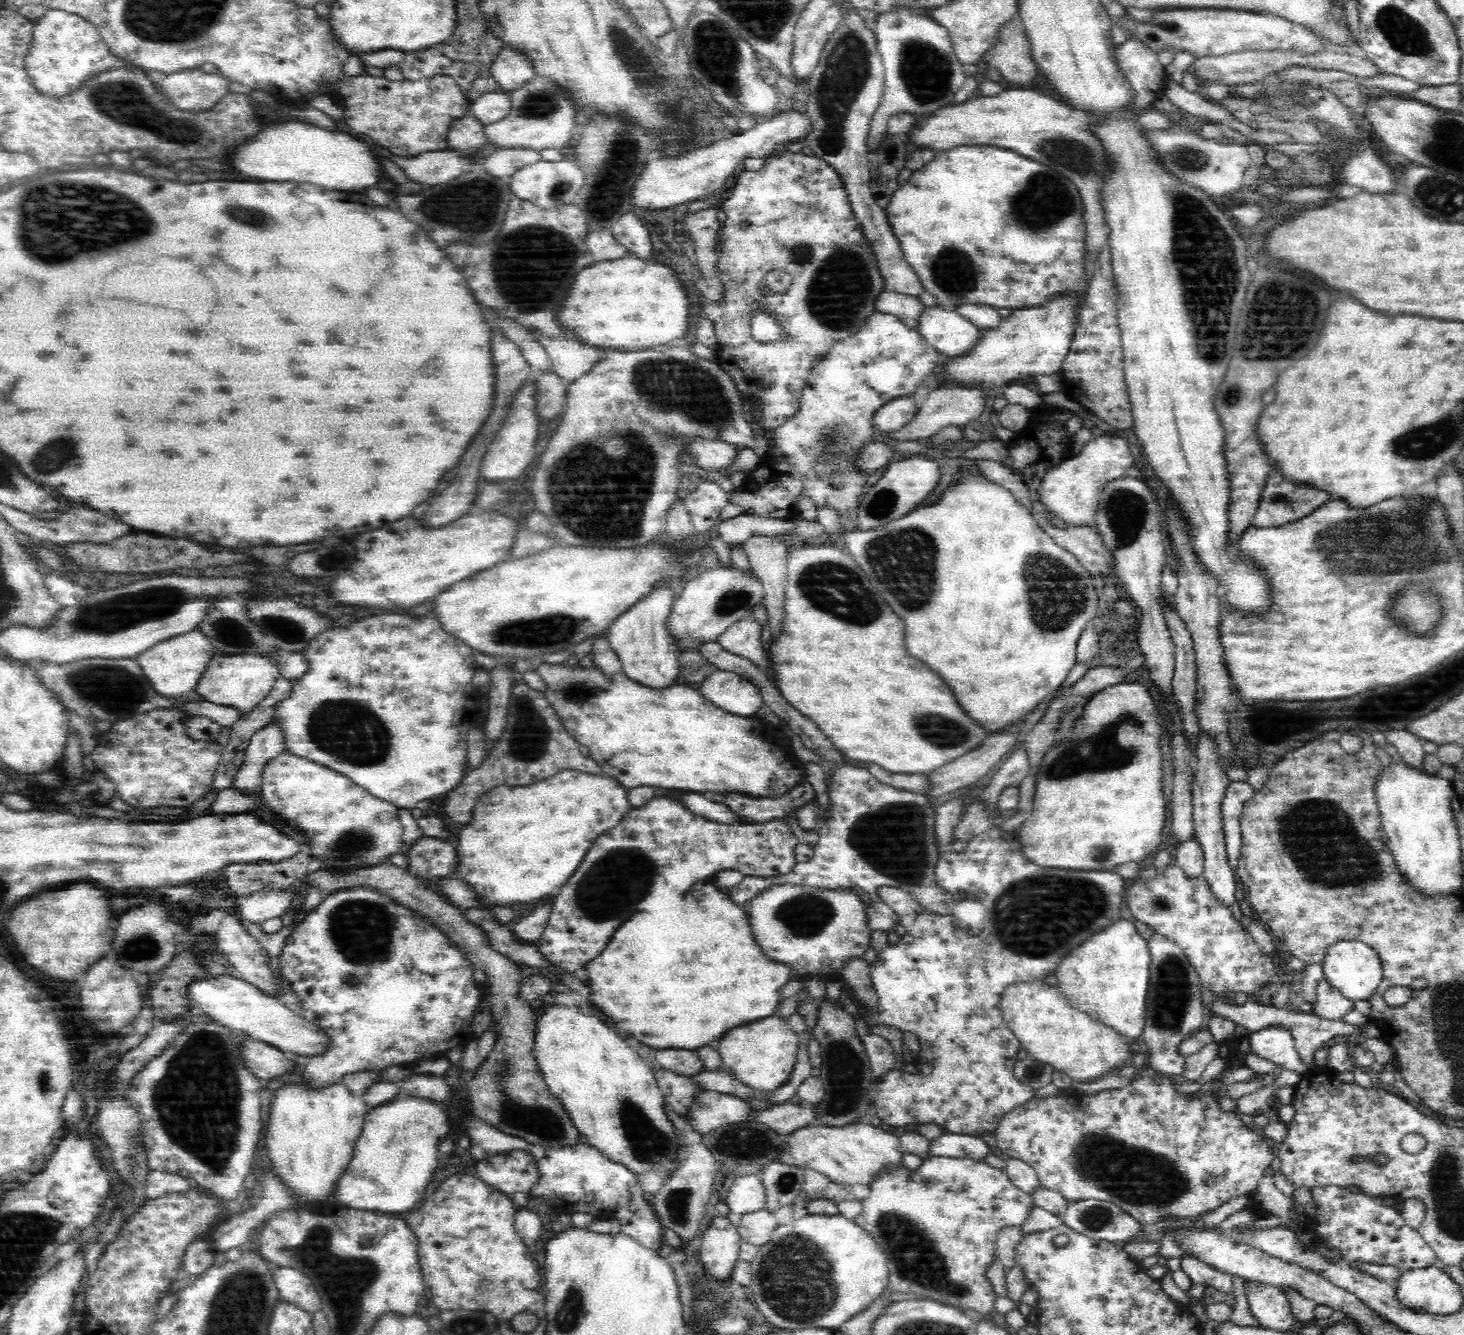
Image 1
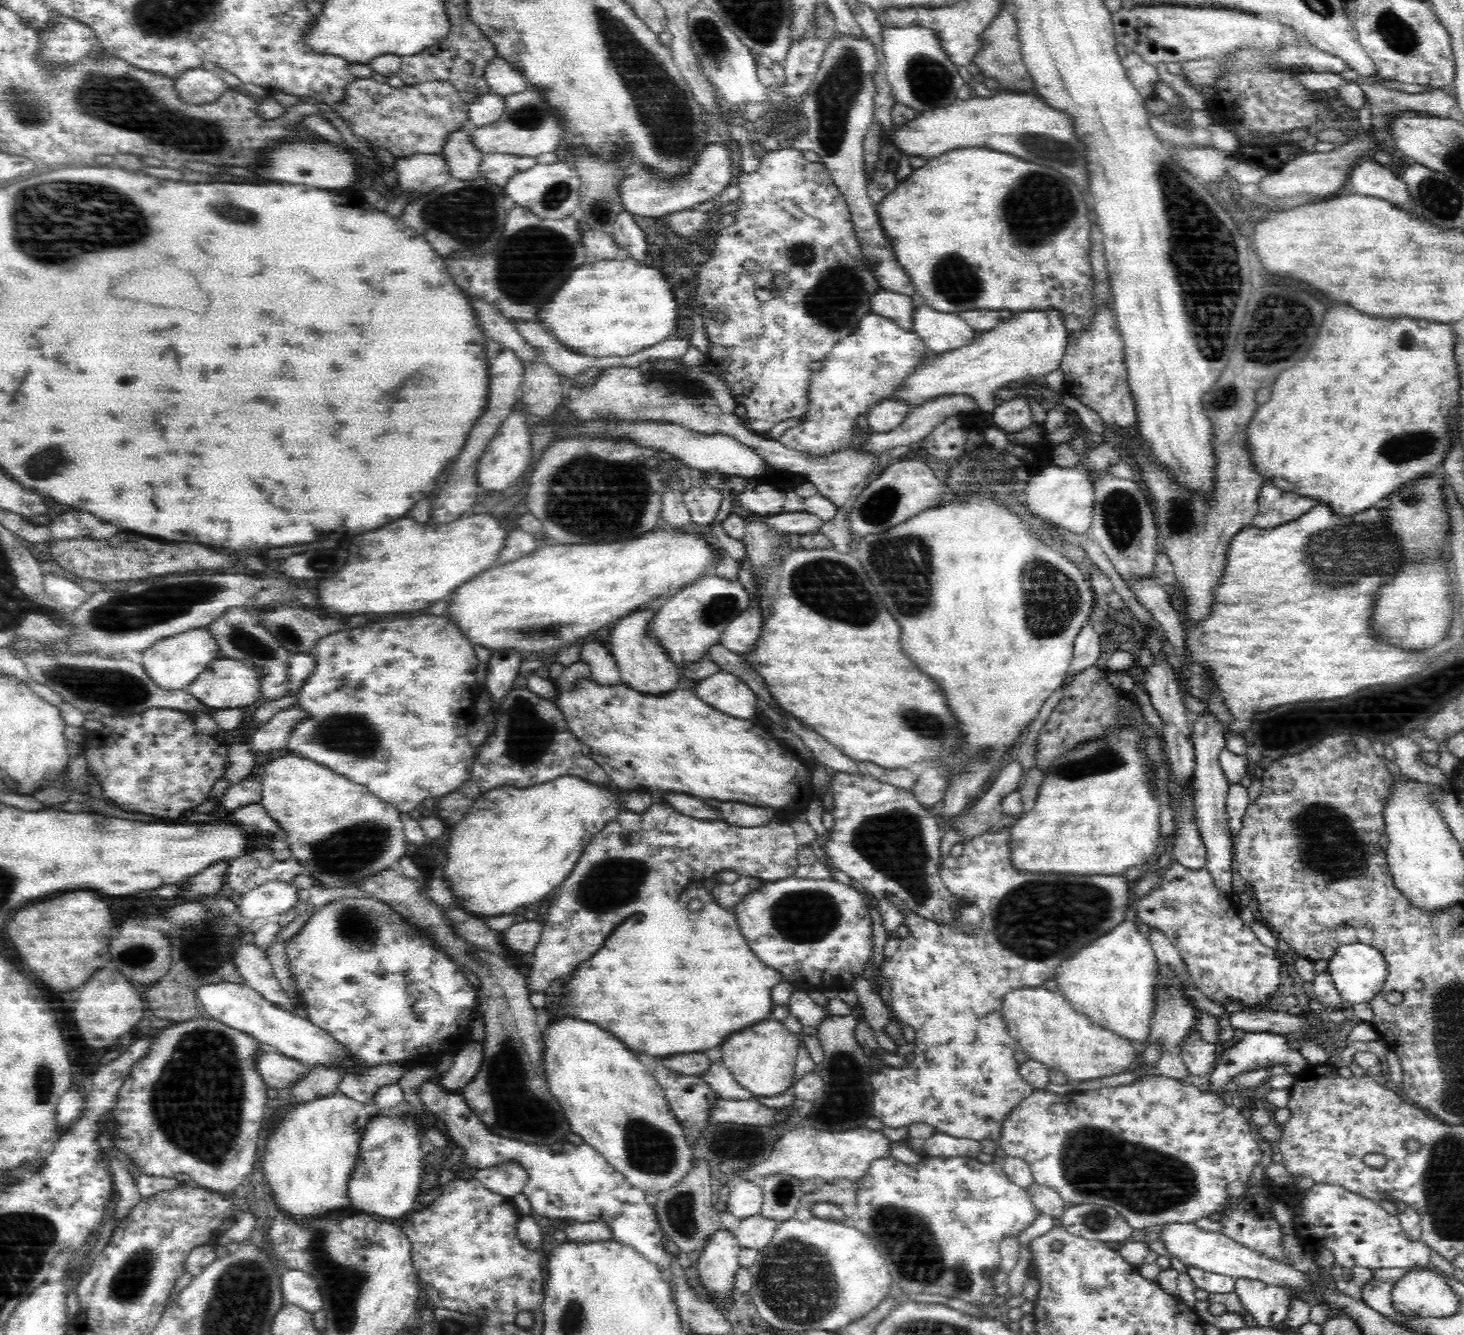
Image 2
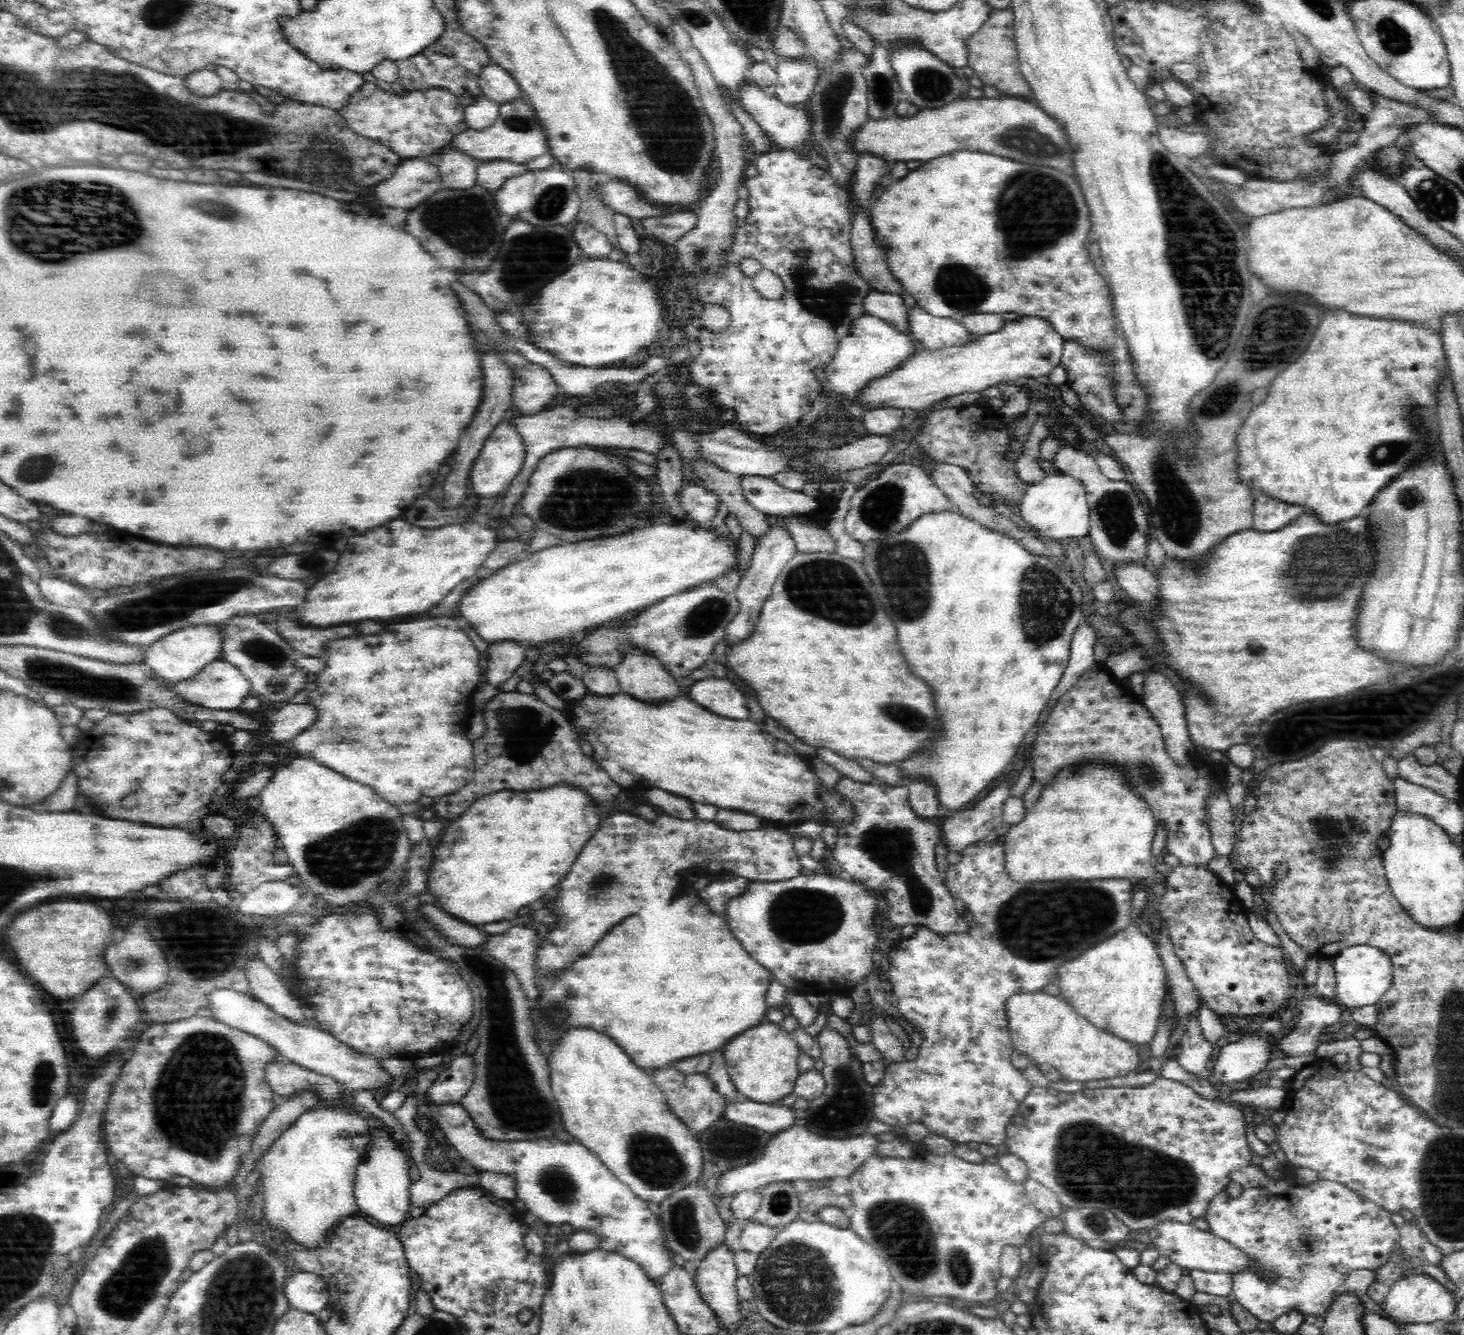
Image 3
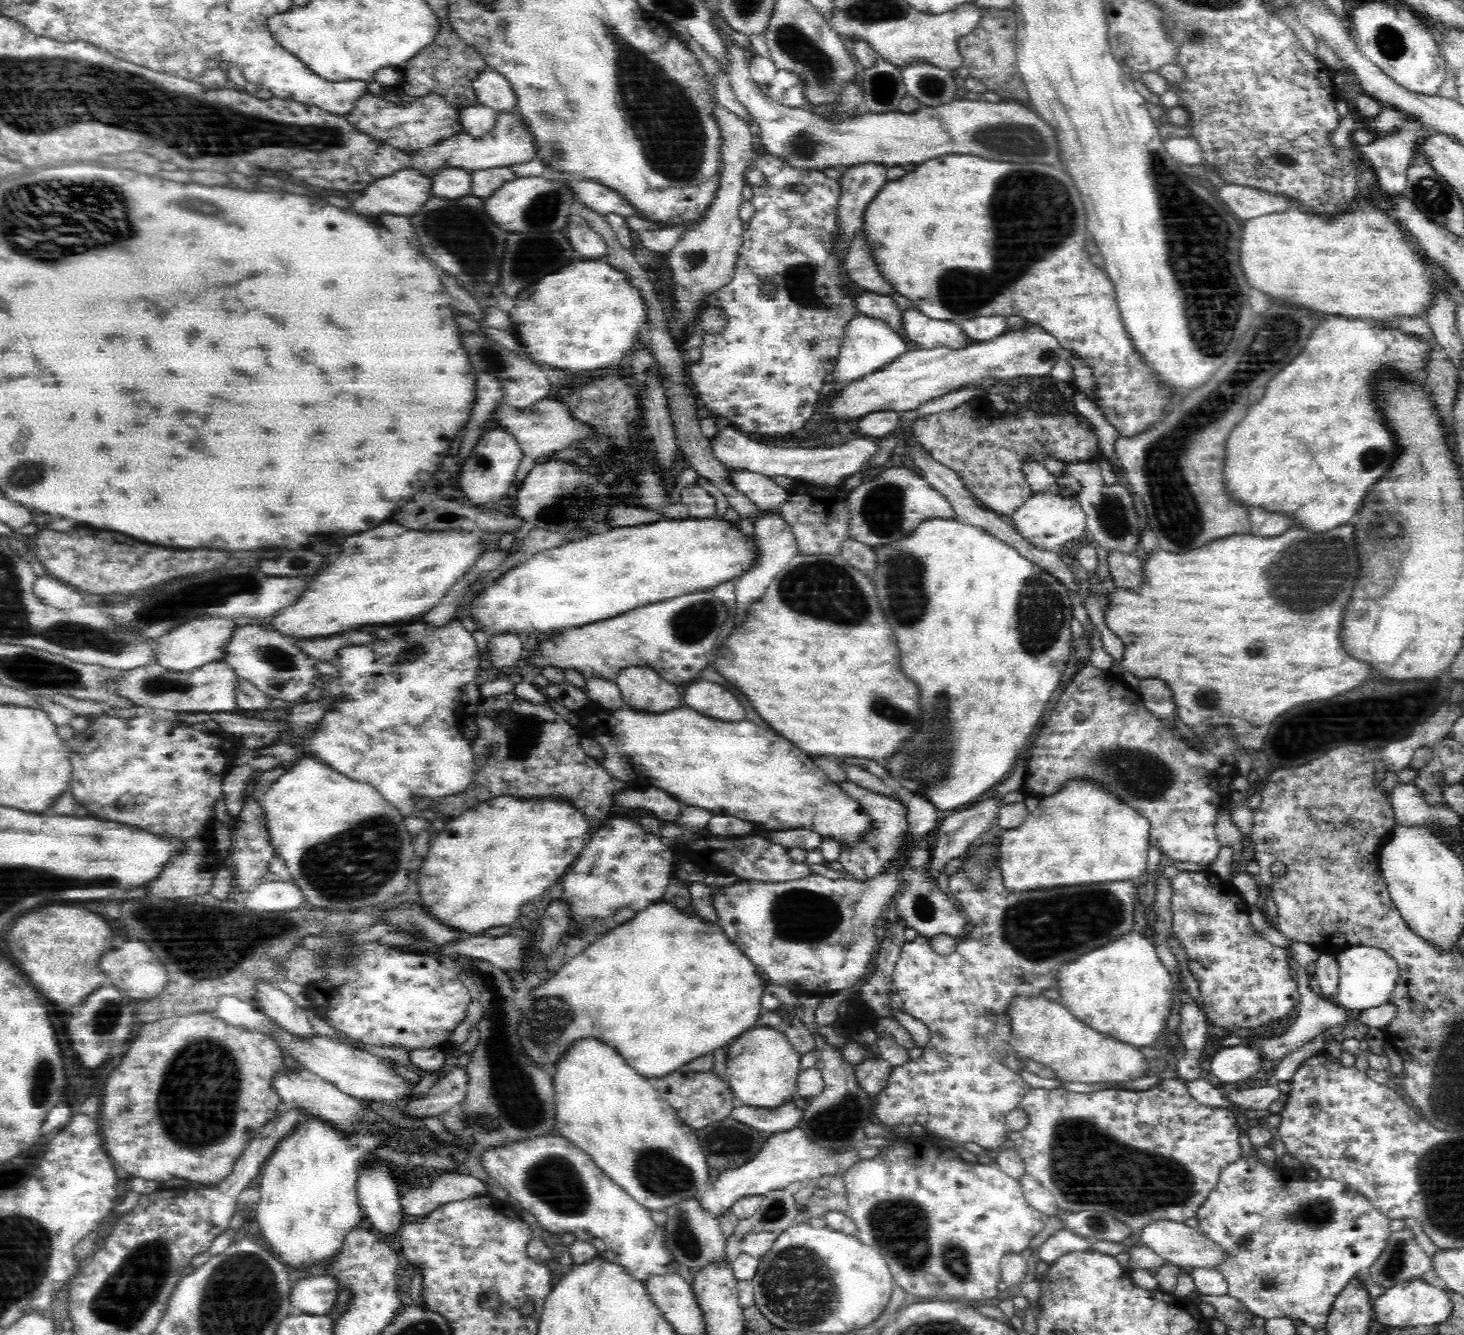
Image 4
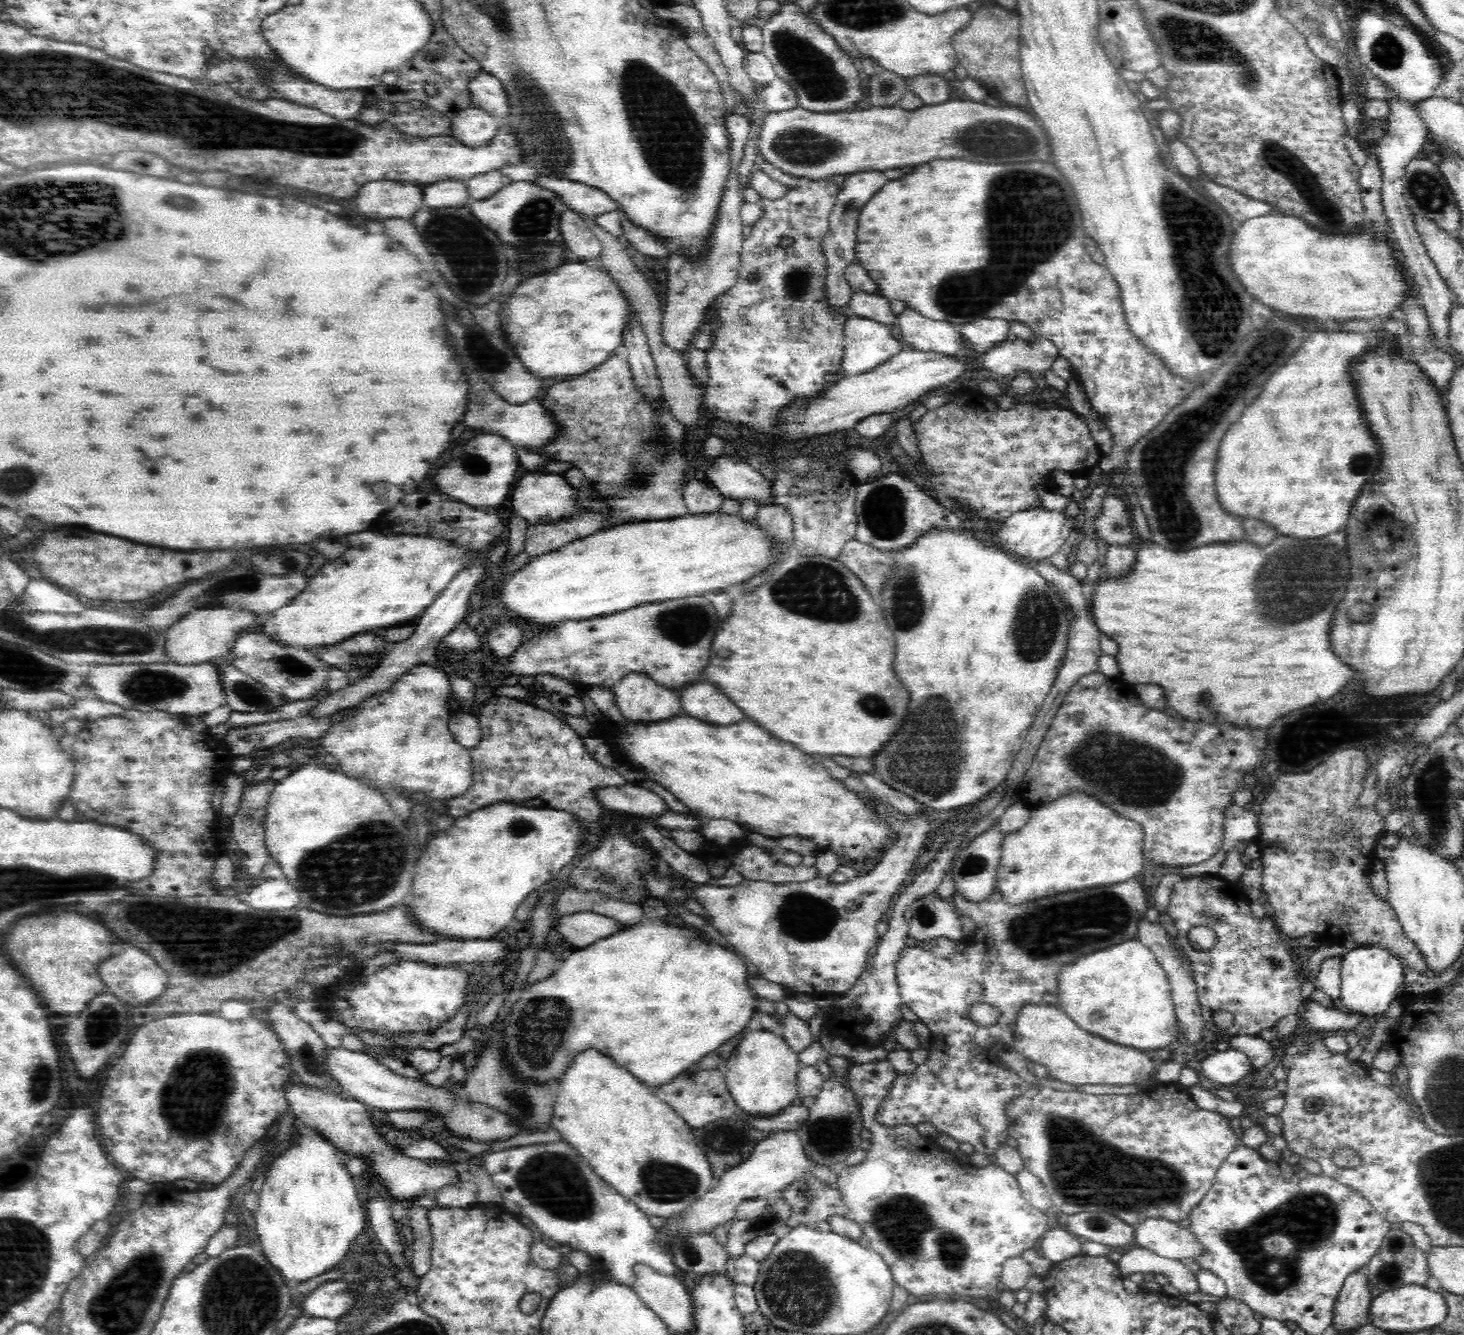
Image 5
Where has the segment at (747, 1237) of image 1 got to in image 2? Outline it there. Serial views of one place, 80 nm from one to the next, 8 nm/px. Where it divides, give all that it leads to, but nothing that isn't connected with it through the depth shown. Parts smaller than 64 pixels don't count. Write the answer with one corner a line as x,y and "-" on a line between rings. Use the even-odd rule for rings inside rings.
757,1214
748,1218
741,1218
734,1235
738,1246
744,1249
762,1250
772,1240
780,1221
774,1221

